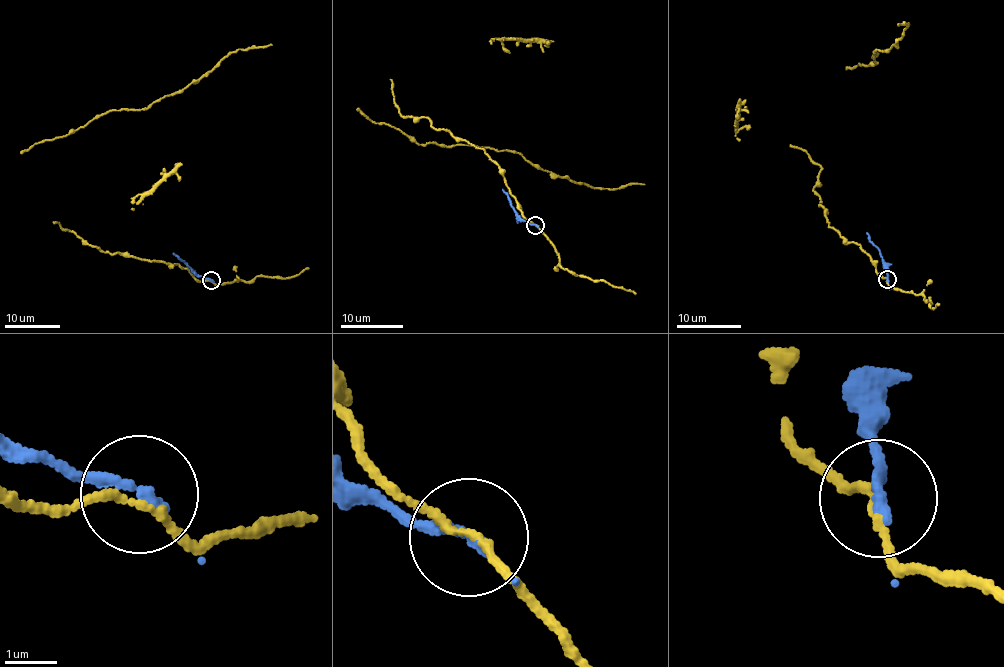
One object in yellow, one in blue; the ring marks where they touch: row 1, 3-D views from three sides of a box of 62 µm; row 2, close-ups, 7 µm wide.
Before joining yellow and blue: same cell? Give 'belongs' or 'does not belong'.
does not belong

